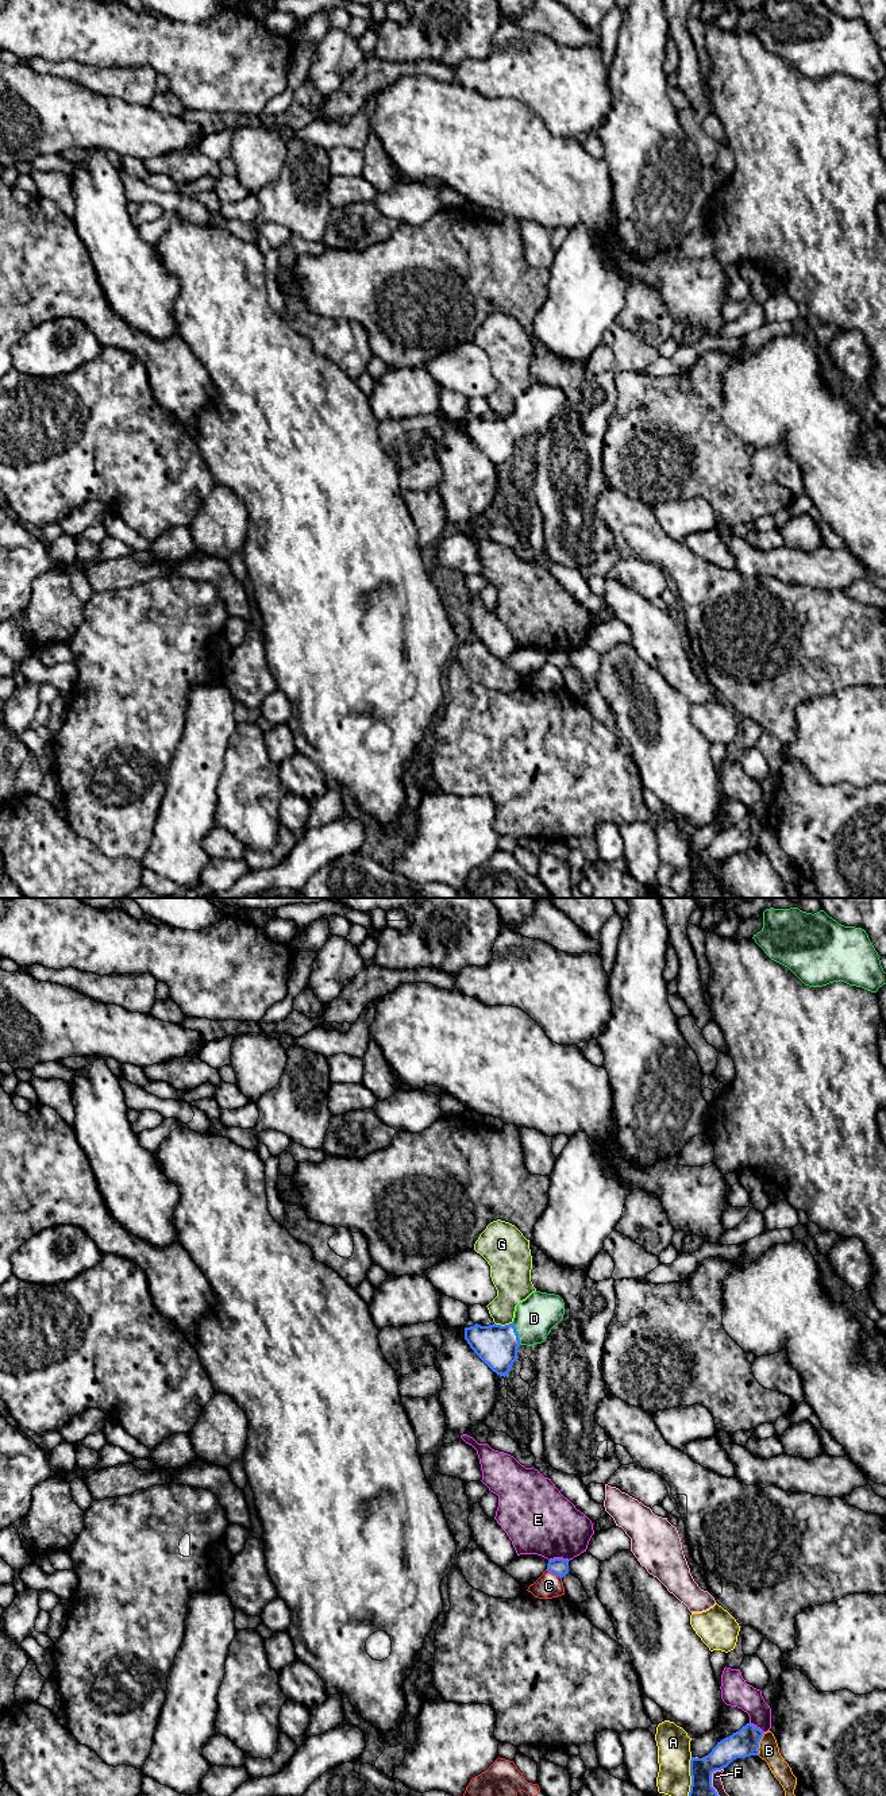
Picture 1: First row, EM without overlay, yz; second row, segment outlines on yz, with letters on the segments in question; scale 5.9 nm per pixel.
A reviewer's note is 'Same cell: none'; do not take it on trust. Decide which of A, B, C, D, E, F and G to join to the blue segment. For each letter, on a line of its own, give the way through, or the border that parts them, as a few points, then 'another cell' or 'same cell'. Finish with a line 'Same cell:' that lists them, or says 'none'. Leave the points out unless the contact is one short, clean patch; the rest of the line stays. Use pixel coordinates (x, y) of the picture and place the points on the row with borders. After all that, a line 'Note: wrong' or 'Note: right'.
A: another cell
B: another cell
C: another cell
D: way yz (496, 1345), (516, 1333), (534, 1318); same cell
E: another cell
F: another cell
G: another cell
Same cell: D
Note: wrong

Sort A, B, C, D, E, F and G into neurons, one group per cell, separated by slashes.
A / B / C / D / E / F / G

